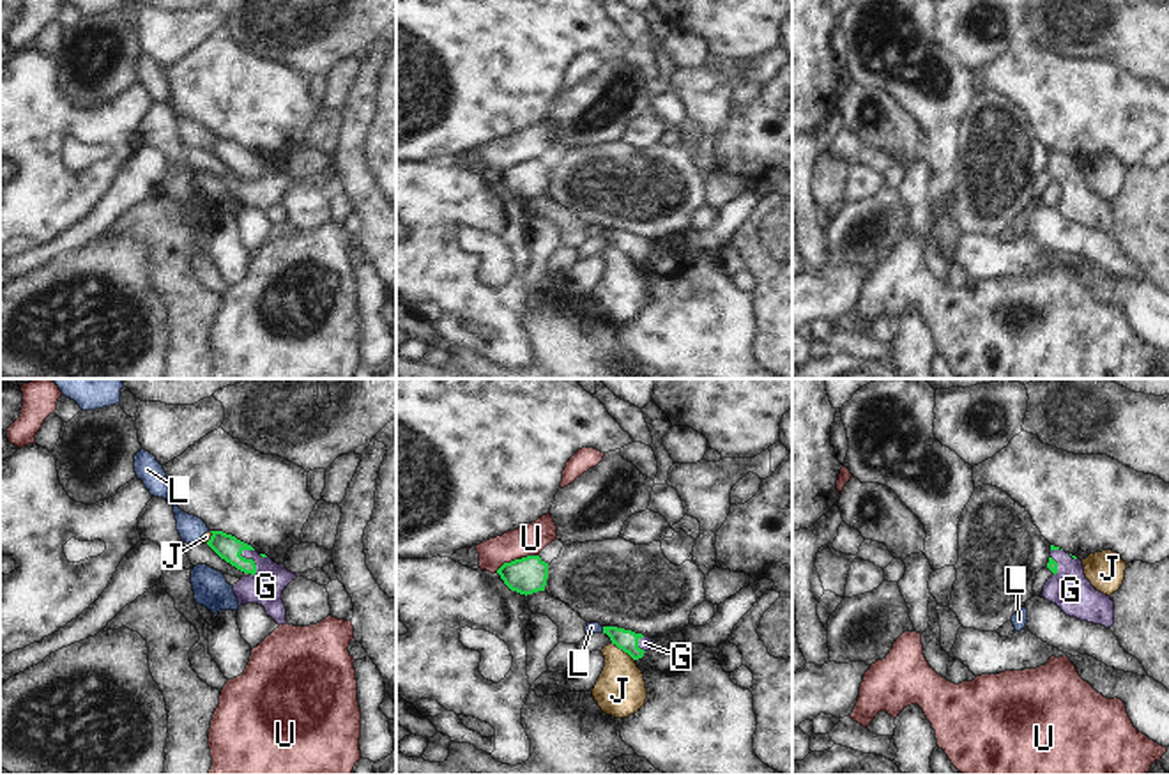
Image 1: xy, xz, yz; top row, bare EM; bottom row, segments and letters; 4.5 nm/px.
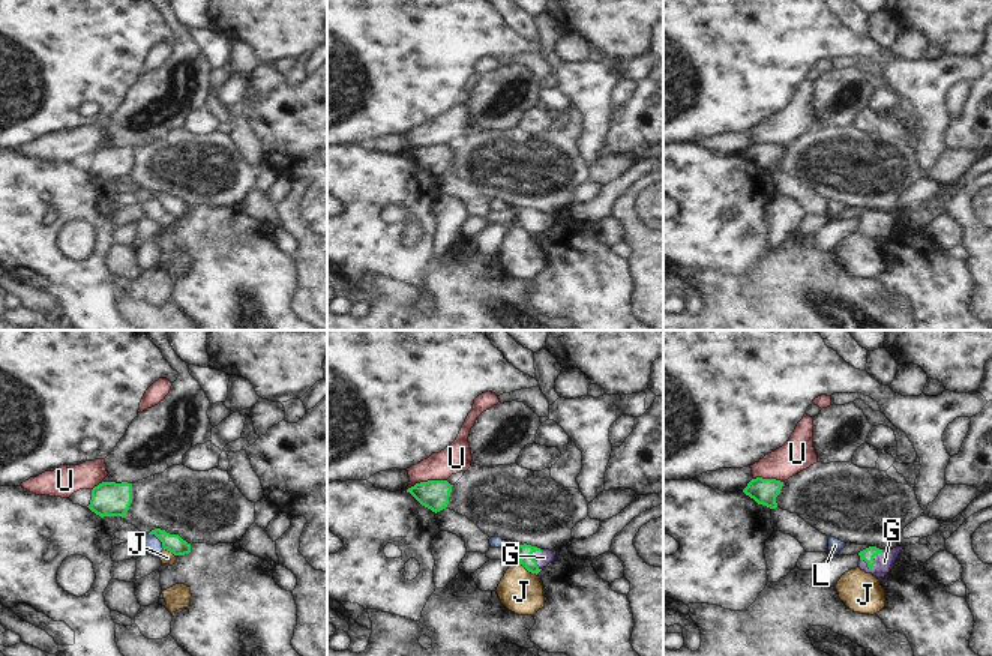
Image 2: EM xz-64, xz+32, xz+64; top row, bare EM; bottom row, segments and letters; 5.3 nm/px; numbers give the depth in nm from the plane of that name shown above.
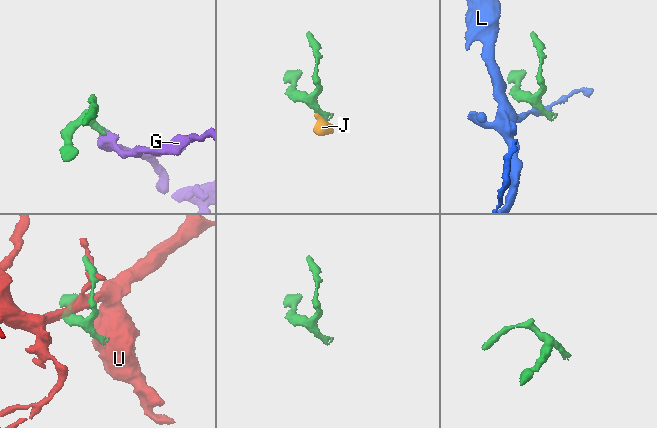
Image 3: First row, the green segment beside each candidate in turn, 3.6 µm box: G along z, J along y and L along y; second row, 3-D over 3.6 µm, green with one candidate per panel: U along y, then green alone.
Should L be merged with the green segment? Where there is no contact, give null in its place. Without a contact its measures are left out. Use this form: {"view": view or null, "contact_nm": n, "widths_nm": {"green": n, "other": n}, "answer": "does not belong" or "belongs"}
{"view": "xz", "contact_nm": 30, "widths_nm": {"green": 100, "other": 50}, "answer": "does not belong"}

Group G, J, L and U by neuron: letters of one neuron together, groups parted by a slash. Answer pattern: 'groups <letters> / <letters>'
groups G / J L / U

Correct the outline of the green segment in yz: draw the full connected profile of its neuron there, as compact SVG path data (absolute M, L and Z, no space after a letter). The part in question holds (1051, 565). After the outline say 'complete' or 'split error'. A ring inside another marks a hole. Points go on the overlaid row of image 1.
M1051 545L1047 568L1054 575L1043 586L1045 600L1056 603L1070 618L1105 628L1114 625L1114 602L1091 586L1081 559Z | split error

